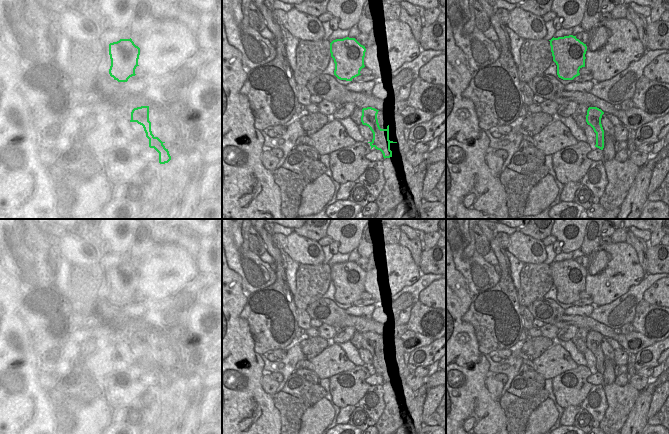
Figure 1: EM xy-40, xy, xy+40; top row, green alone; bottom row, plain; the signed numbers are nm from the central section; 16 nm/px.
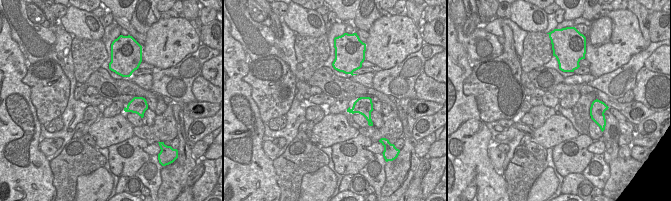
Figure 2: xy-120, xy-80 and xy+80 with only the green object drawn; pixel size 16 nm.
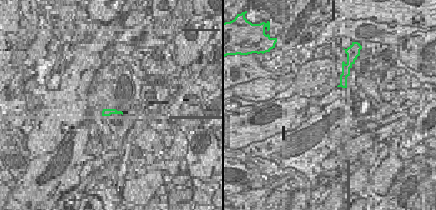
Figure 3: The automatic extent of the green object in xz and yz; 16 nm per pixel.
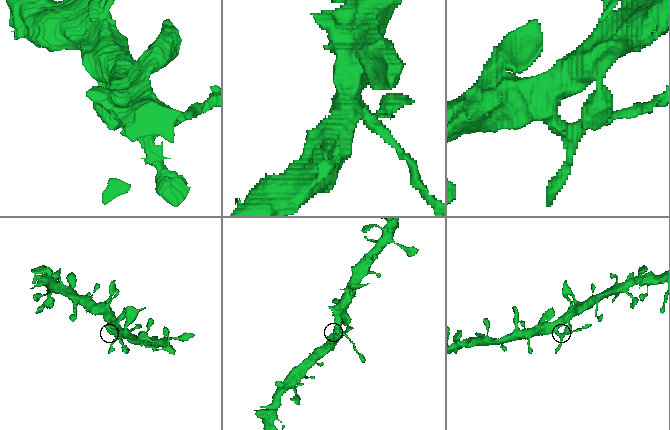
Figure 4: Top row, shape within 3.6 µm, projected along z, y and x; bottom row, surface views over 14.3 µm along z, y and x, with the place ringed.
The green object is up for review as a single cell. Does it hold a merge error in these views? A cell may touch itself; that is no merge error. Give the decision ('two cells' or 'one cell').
one cell

